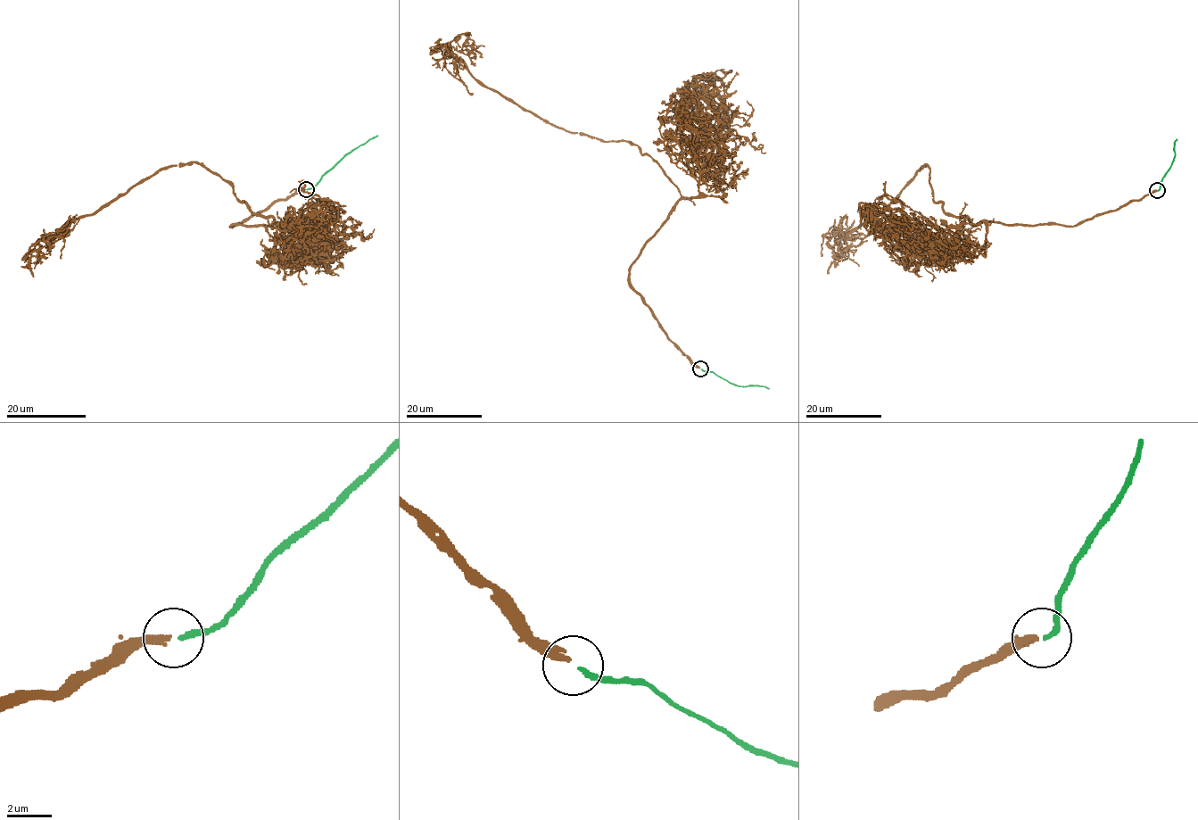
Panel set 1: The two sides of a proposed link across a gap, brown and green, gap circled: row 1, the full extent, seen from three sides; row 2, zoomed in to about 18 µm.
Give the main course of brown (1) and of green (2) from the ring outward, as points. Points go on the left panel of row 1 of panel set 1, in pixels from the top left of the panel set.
1: (306, 189), (232, 227), (285, 223), (257, 216), (194, 162), (171, 164), (44, 237), (61, 235), (70, 219)
2: (307, 189), (312, 188), (347, 154), (378, 136)

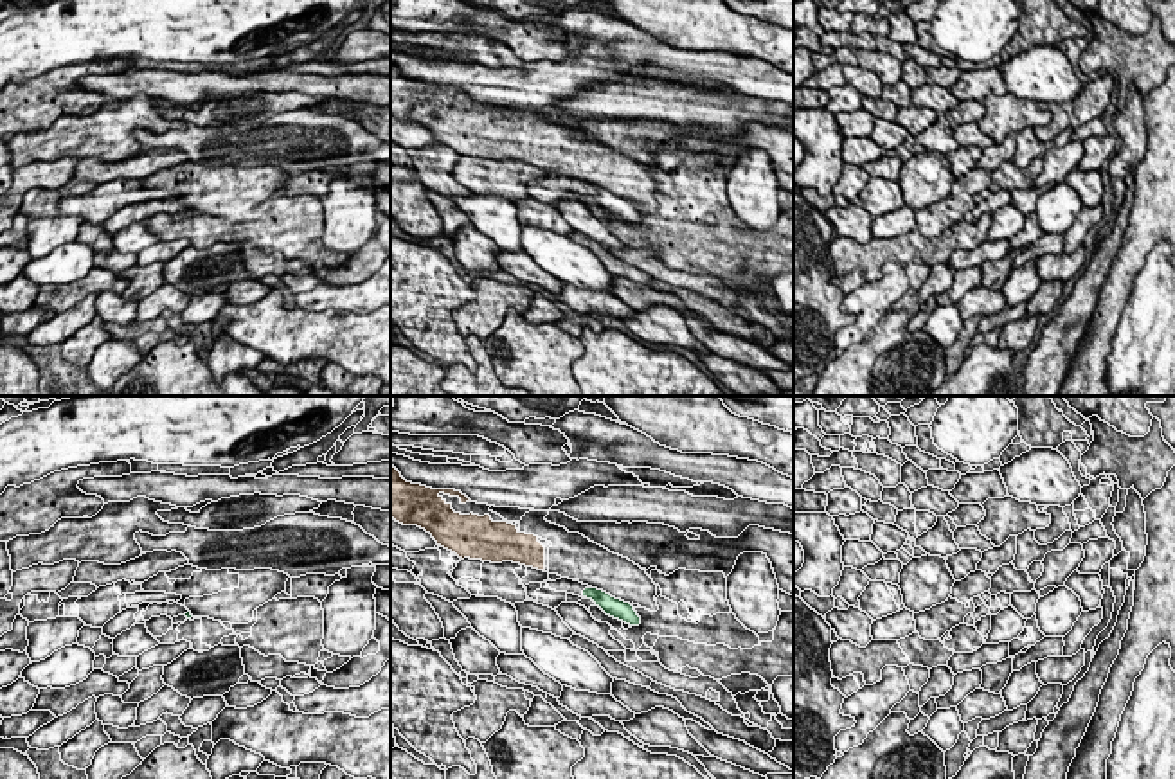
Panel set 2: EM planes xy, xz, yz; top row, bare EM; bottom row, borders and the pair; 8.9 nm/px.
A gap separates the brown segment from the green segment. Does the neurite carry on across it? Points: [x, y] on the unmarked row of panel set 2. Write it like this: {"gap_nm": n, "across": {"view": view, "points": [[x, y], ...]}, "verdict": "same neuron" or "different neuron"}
{"gap_nm": 400, "across": {"view": "xz", "points": [[544, 168], [583, 188]]}, "verdict": "different neuron"}

